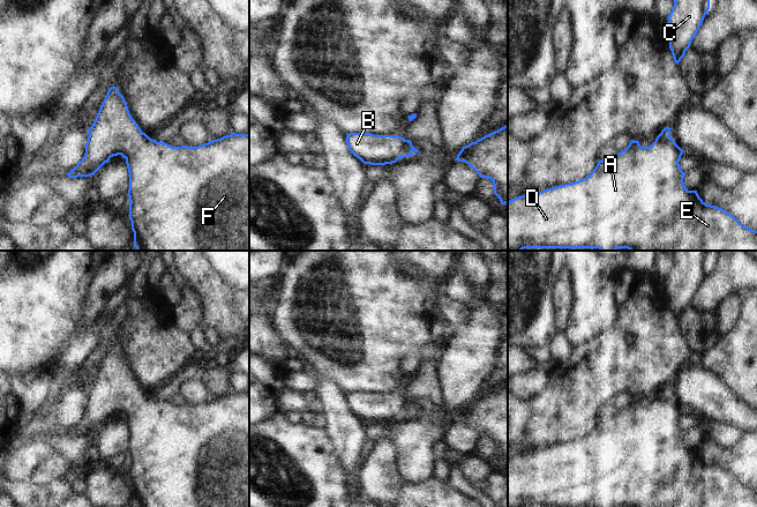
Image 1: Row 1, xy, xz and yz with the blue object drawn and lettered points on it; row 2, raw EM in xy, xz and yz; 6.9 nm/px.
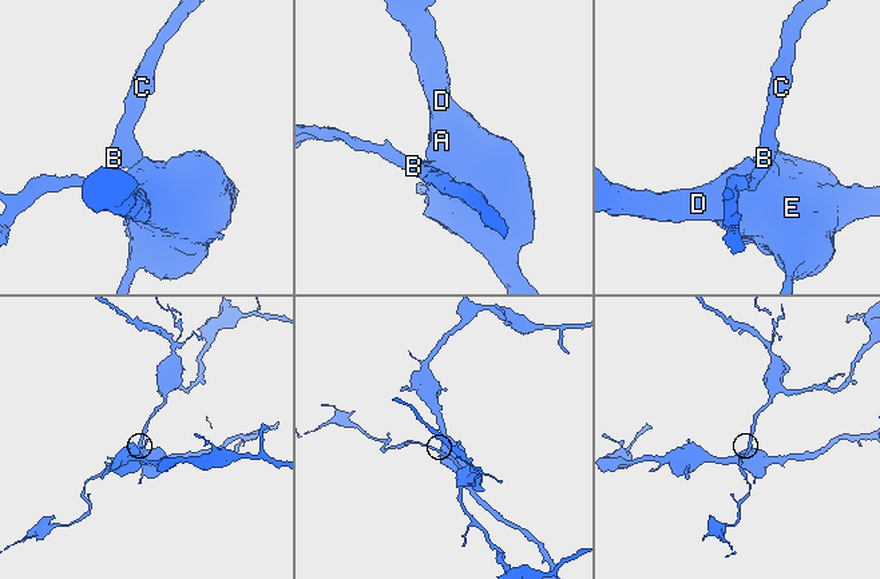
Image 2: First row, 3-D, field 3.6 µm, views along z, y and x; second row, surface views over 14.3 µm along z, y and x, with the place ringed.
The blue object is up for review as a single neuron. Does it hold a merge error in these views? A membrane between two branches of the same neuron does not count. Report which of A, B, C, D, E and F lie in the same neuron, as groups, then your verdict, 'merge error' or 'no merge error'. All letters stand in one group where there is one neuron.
A B C D E F; no merge error

